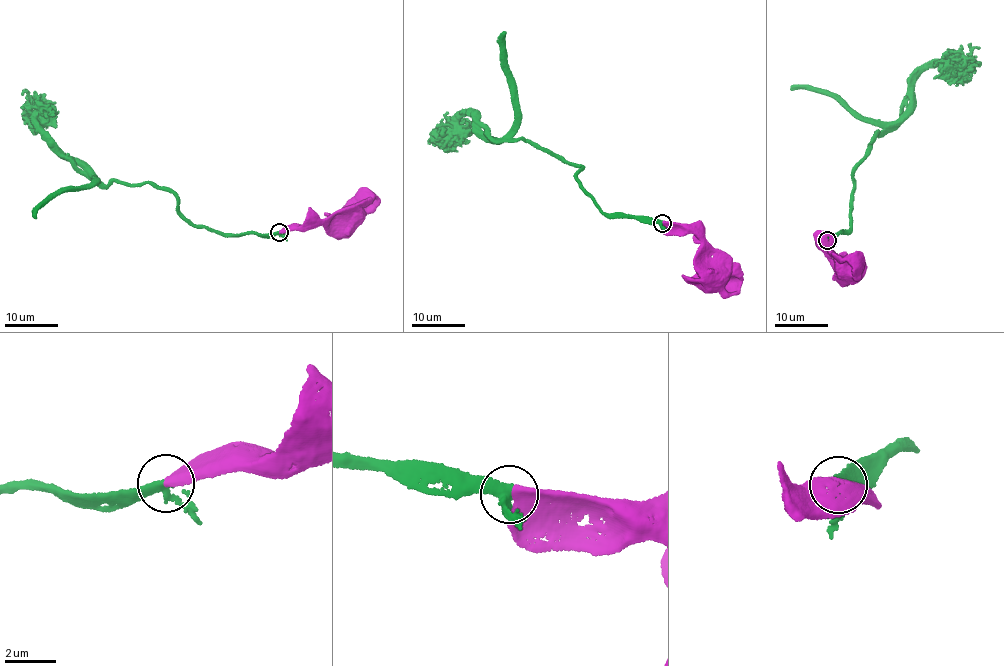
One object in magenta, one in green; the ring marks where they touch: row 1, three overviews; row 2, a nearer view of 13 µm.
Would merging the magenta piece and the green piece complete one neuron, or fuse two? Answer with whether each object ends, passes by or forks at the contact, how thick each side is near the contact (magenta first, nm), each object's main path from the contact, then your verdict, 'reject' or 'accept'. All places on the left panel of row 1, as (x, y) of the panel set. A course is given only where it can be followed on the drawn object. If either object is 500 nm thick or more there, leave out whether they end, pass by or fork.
magenta ends; green passes by; calibres 440 and 340 nm; course magenta (279, 231), (294, 224), (311, 227), (320, 225), (345, 209), (352, 215); course green (279, 231), (223, 234), (192, 223), (172, 192), (144, 182), (93, 180), (43, 136), (35, 102), (21, 94); accept

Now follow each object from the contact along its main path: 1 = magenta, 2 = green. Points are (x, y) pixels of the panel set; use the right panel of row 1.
1: (828, 240), (820, 247), (860, 265), (859, 271), (855, 272)
2: (828, 240), (852, 226), (853, 172), (878, 133), (900, 120), (919, 74), (961, 66), (968, 46)

